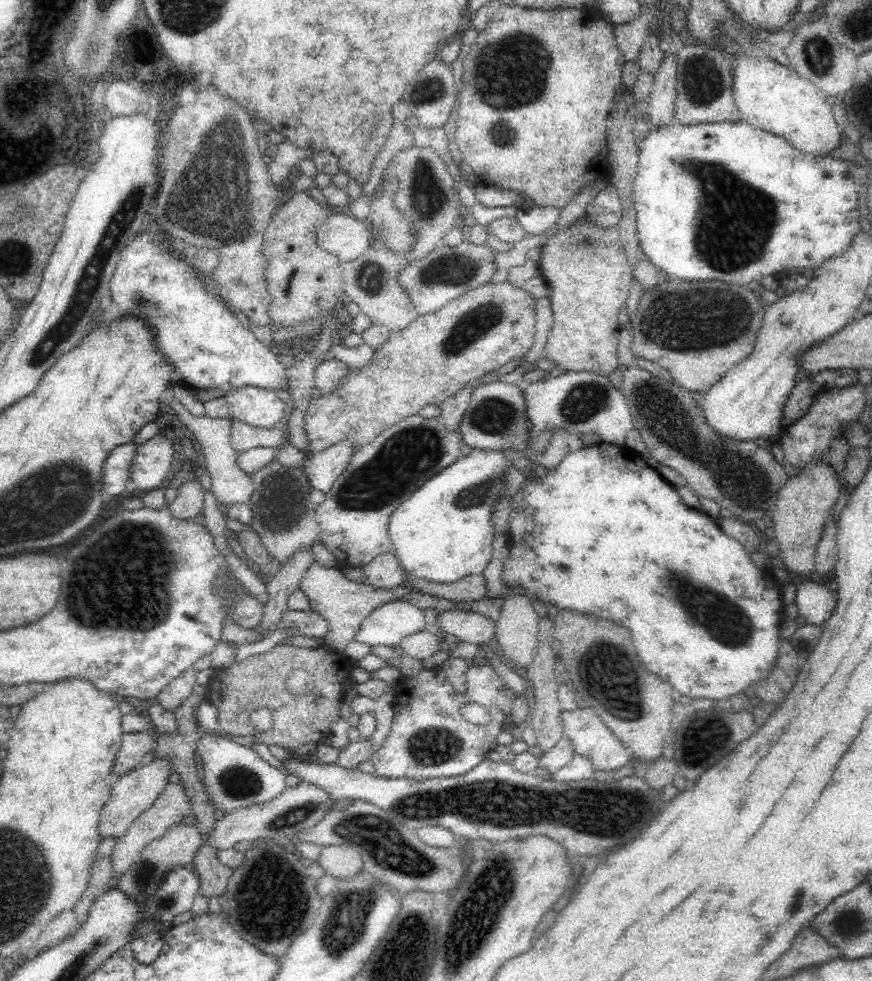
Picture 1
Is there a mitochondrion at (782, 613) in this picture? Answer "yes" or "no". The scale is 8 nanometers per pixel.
no

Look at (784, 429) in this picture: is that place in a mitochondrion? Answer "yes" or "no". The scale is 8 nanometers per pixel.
no

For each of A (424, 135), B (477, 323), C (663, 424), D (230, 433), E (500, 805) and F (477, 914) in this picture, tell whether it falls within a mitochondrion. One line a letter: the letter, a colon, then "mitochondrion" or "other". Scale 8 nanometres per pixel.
A: other
B: mitochondrion
C: mitochondrion
D: other
E: mitochondrion
F: mitochondrion

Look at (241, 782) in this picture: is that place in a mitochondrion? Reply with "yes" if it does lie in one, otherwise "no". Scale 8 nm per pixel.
yes

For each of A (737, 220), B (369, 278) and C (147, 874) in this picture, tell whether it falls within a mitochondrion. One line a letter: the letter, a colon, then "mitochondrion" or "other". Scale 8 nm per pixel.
A: mitochondrion
B: mitochondrion
C: mitochondrion

